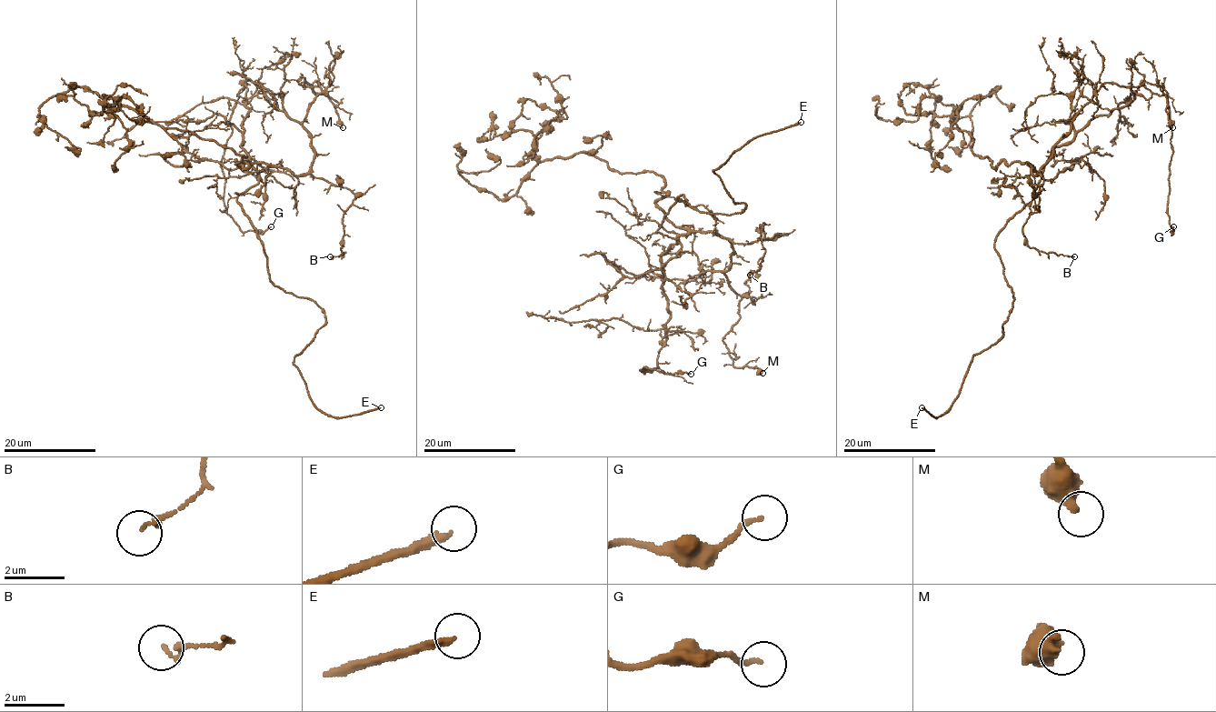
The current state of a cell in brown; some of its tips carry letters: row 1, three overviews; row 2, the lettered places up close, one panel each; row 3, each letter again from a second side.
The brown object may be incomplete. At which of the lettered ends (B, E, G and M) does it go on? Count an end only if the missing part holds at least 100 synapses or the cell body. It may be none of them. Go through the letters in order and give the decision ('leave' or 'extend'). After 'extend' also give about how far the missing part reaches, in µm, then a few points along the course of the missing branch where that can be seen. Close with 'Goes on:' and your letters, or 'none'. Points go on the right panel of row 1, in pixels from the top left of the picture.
B: leave
E: extend | 20 µm | (921, 407), (914, 402), (913, 389), (902, 378), (903, 373)
G: leave
M: leave
Goes on: E

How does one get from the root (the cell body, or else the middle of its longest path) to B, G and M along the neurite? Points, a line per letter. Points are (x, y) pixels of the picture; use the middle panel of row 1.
B: (688, 232), (712, 232), (742, 244), (773, 240), (764, 236), (763, 223), (760, 236), (764, 255), (750, 275)
G: (688, 232), (661, 256), (662, 291), (671, 315), (667, 339), (658, 356), (658, 368), (642, 371), (691, 374)
M: (688, 232), (729, 240), (732, 265), (722, 273), (742, 299), (739, 318), (723, 341), (734, 366), (762, 373)

